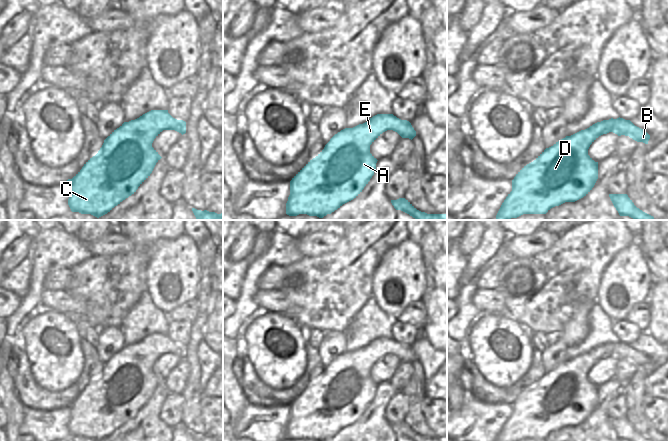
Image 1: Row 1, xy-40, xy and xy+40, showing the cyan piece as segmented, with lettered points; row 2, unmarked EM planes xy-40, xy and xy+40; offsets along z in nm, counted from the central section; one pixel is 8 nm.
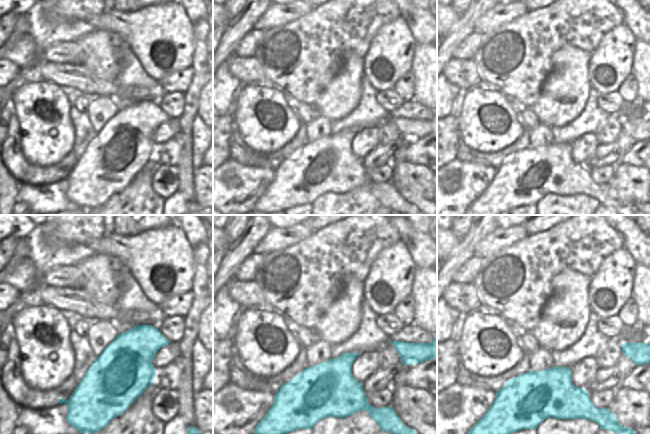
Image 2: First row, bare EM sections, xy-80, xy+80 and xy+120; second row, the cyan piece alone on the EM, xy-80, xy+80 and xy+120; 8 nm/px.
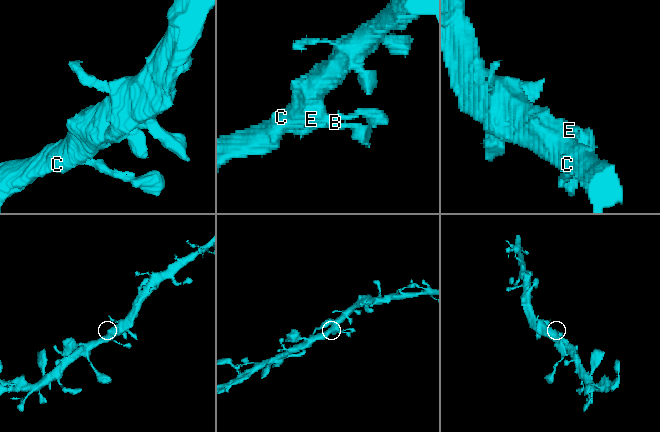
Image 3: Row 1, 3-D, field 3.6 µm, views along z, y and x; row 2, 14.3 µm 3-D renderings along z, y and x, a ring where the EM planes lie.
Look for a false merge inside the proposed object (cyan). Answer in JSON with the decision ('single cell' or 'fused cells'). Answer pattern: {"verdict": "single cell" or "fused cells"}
{"verdict": "single cell"}

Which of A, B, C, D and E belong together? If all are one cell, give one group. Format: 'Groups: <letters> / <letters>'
Groups: A B C D E

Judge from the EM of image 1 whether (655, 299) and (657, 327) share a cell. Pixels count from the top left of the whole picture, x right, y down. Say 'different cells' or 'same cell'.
same cell

